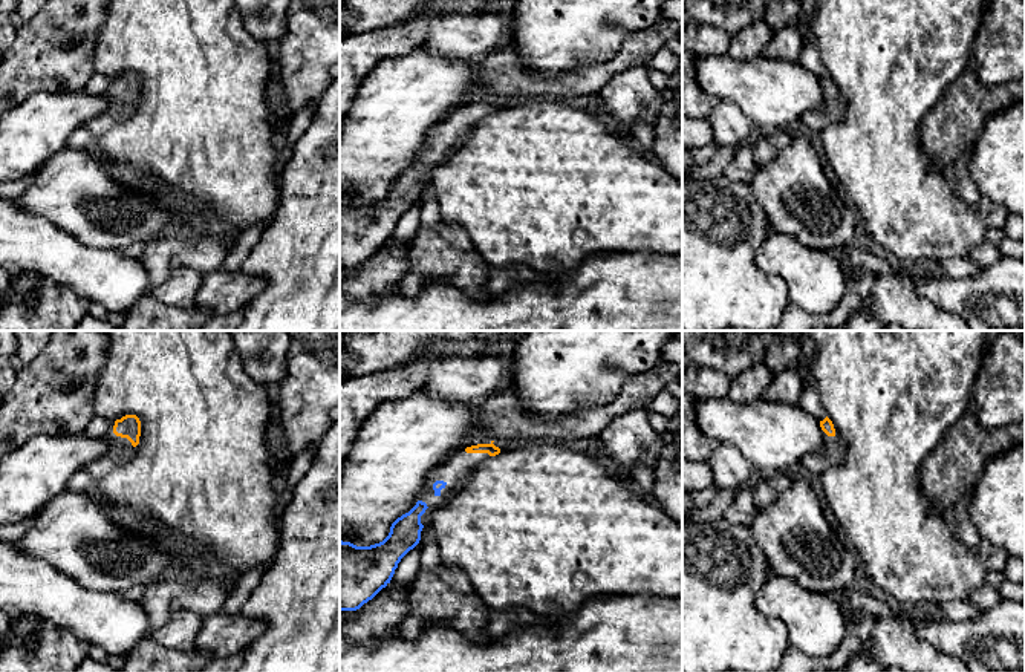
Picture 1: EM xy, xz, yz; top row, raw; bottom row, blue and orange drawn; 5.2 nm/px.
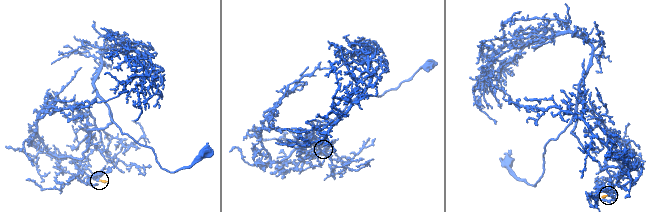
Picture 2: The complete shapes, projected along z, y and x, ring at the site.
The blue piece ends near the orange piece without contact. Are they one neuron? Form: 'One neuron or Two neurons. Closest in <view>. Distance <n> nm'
One neuron. Closest in xz. Distance 200 nm

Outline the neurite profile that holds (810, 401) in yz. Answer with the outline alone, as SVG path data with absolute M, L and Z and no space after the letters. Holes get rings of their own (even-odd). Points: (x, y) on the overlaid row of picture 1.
M803 383L803 392L799 404L818 421L823 421L828 416L814 383Z

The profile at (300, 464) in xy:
M308 447L306 450L300 452L298 455L292 456L291 464L286 467L285 485L280 493L280 513L288 504L294 487L298 481L308 473L314 461L314 449Z

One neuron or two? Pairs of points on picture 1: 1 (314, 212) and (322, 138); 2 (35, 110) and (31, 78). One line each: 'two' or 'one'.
1: one
2: two

